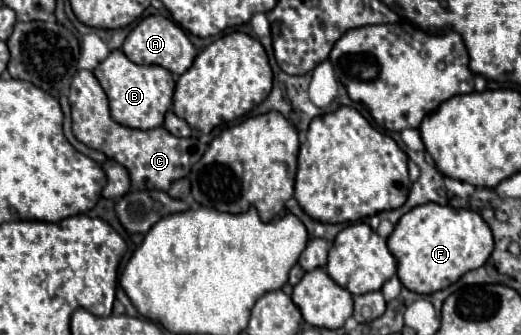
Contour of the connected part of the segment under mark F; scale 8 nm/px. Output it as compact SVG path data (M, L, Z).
M425 203L413 207L399 219L387 239L387 247L397 259L397 275L403 287L429 295L455 283L467 271L483 267L493 253L493 235L477 211Z

